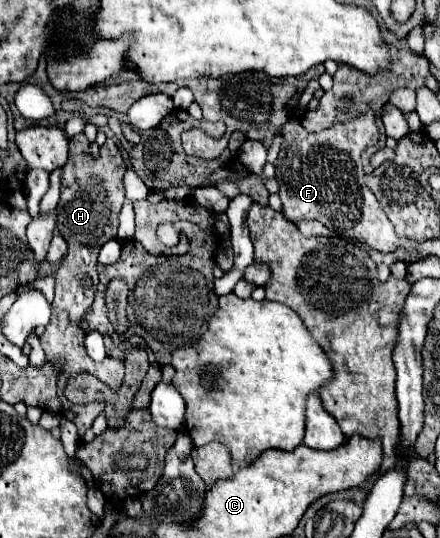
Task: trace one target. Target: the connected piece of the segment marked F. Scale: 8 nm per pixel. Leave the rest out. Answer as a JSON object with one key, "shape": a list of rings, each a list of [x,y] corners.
{"shape":[[[366,111],[354,119],[338,121],[322,133],[306,133],[296,117],[288,119],[282,131],[280,155],[274,163],[282,199],[280,213],[292,223],[300,219],[322,221],[338,235],[352,237],[380,253],[392,253],[398,247],[416,249],[414,243],[396,237],[384,207],[380,207],[380,201],[364,183],[360,155],[366,147],[376,145],[378,139],[378,121],[372,111]]]}

